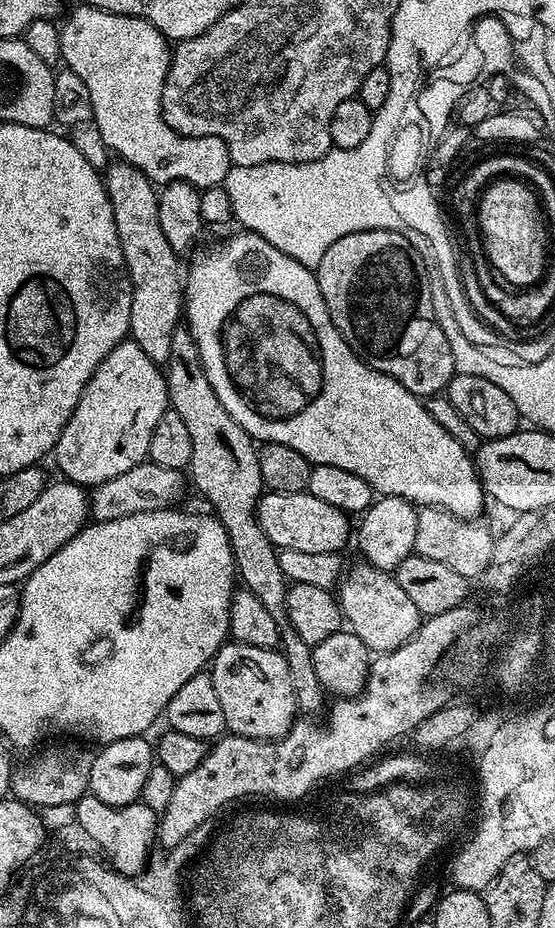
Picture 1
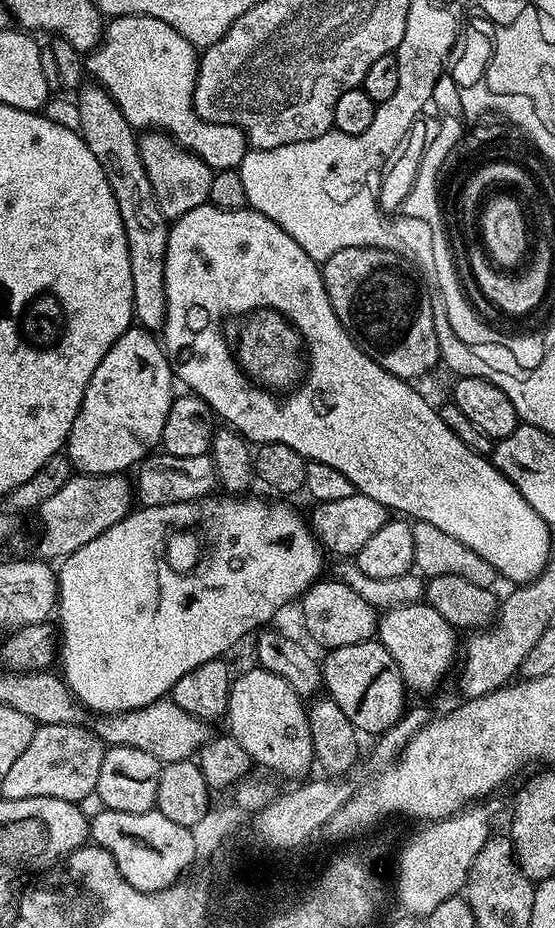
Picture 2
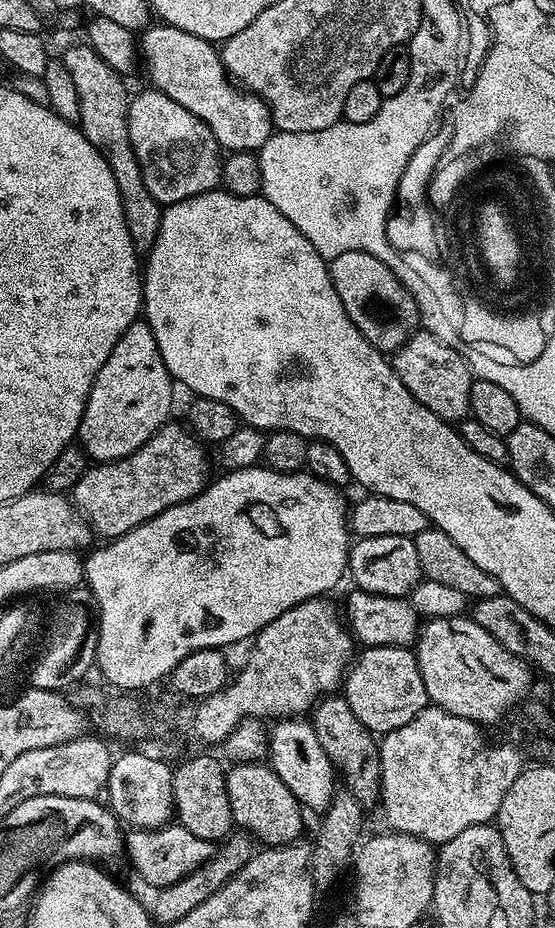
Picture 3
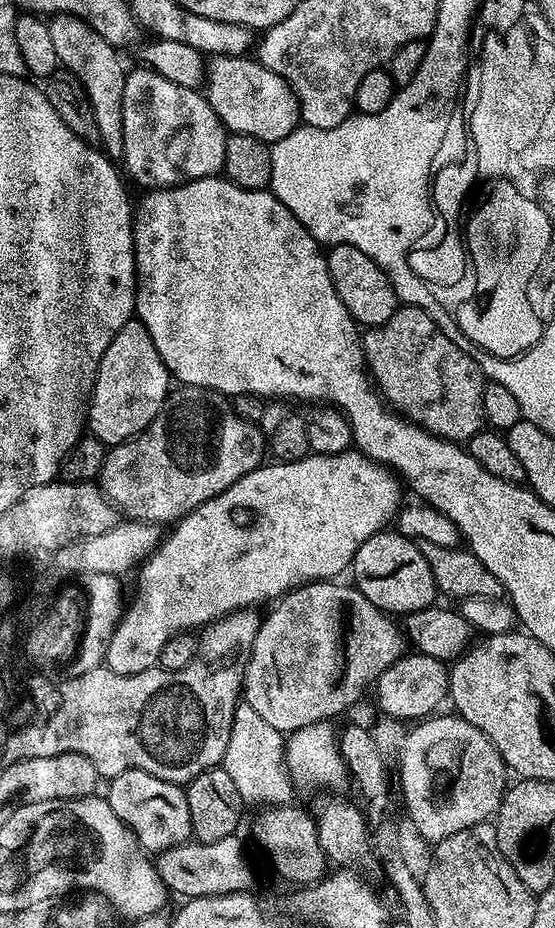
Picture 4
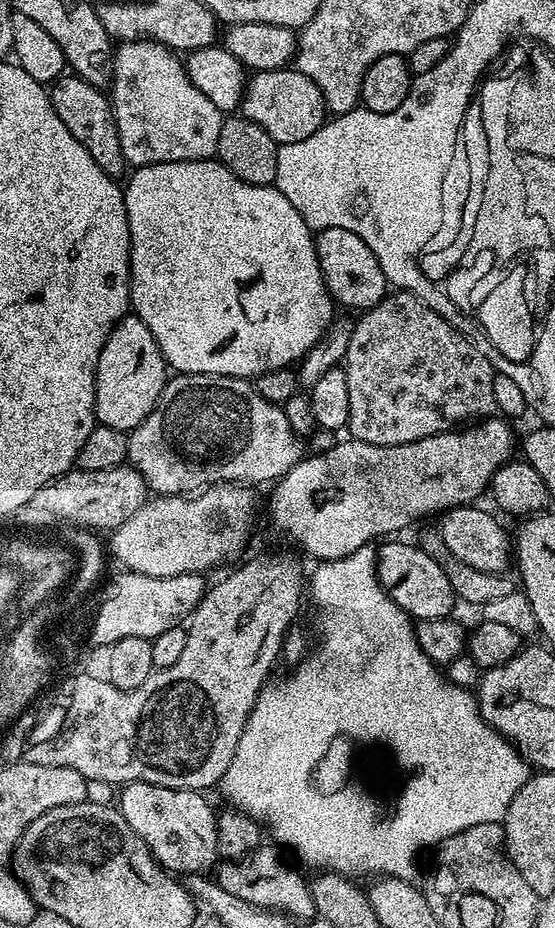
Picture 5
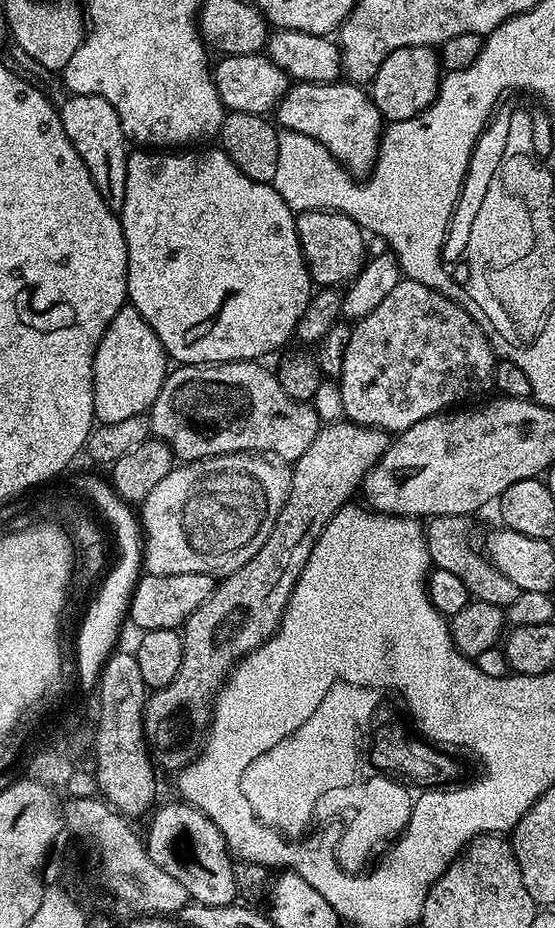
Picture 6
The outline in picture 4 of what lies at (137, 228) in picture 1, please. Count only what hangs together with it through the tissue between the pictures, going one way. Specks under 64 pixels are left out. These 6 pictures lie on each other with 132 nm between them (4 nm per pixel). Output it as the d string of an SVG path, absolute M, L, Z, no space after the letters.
M54 16L47 21L50 43L60 59L60 68L69 72L86 90L86 98L94 110L94 122L98 122L98 144L105 156L120 158L124 154L122 134L122 90L126 68L120 65L117 45L106 42L98 30L90 30L86 22L73 16Z

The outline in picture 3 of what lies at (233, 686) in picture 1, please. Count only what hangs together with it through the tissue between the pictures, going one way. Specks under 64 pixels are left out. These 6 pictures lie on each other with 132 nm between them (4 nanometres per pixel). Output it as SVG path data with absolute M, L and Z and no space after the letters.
M280 718L273 724L276 725L267 729L267 763L274 774L290 788L300 805L308 810L313 808L316 814L323 813L332 801L332 793L338 787L338 778L330 758L318 742L315 730L304 718Z

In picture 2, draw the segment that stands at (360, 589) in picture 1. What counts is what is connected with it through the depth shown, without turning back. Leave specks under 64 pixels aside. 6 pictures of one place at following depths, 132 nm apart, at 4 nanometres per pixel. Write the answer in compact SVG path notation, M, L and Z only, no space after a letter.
M426 602L419 604L406 604L397 608L389 608L379 617L378 620L378 639L380 645L398 662L398 670L402 674L405 685L409 689L414 688L418 692L432 692L435 690L440 679L447 674L458 660L458 642L456 646L457 629L453 628L438 610L434 610Z

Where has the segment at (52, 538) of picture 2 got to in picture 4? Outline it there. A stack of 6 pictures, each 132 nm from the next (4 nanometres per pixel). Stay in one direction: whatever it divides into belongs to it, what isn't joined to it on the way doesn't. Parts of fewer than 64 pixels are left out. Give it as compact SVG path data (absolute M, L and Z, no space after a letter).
M187 386L177 389L169 391L162 410L144 432L105 451L98 487L127 519L171 525L202 502L221 496L265 459L264 433L253 421L243 420L219 392Z

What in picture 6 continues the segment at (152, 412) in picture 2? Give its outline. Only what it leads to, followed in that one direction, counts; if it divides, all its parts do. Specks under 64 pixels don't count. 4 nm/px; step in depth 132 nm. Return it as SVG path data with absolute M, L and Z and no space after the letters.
M120 308L110 326L106 326L92 363L95 419L100 424L113 424L145 415L158 398L158 390L162 390L169 371L170 357L164 351L158 334L154 334L136 308Z

